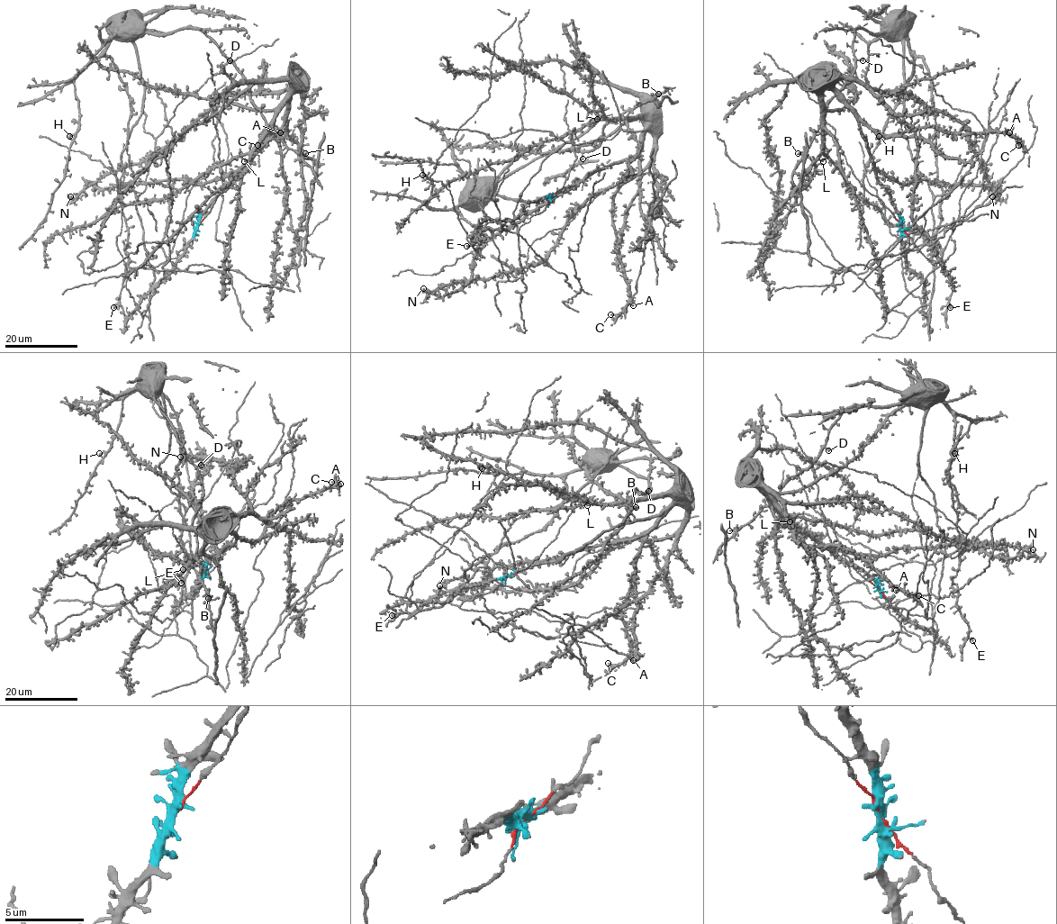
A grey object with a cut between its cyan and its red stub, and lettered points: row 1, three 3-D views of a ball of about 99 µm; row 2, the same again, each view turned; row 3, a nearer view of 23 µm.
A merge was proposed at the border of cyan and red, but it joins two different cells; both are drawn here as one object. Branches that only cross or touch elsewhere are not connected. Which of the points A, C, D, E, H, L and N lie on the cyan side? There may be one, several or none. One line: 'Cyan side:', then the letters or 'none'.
Cyan side: A, C, L, N

